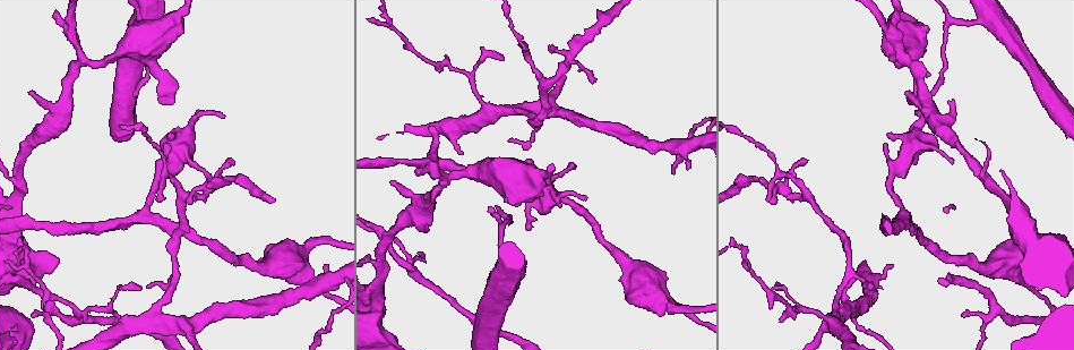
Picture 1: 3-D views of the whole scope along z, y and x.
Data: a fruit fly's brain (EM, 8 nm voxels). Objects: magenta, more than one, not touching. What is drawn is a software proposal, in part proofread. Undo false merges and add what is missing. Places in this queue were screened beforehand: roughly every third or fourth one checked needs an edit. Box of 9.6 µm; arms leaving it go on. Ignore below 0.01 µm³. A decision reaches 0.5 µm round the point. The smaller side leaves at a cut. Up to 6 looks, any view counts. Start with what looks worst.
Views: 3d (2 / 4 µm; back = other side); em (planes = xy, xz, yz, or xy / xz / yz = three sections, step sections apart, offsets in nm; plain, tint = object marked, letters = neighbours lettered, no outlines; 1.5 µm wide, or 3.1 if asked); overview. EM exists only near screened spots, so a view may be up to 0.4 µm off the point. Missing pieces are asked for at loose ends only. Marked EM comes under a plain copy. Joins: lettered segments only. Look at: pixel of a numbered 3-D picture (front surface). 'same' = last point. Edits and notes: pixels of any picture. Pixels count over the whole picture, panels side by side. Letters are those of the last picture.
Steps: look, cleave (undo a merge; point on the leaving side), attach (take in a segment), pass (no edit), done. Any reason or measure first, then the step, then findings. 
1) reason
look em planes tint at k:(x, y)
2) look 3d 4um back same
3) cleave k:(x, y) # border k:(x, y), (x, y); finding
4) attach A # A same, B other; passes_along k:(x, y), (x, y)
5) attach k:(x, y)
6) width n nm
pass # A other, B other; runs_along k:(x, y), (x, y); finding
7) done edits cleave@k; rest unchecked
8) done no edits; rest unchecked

free end
look em xz step 8 tint at 1:(906, 92)

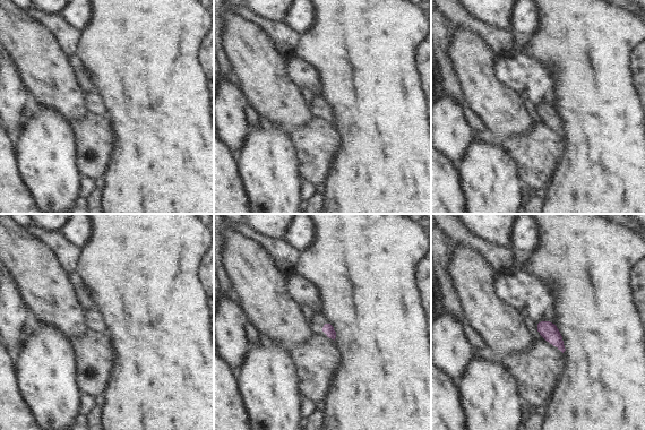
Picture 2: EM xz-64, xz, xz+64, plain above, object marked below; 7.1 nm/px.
look em planes letters same

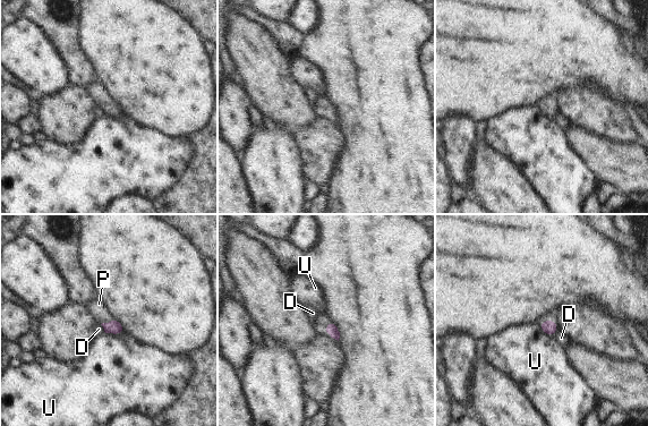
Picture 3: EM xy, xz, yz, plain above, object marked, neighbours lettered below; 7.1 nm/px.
attach P # D other, P same, U other; passes_along 3:(550, 327), (545, 321), (547, 315); it goes on there

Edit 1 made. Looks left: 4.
see it whole again
look overview

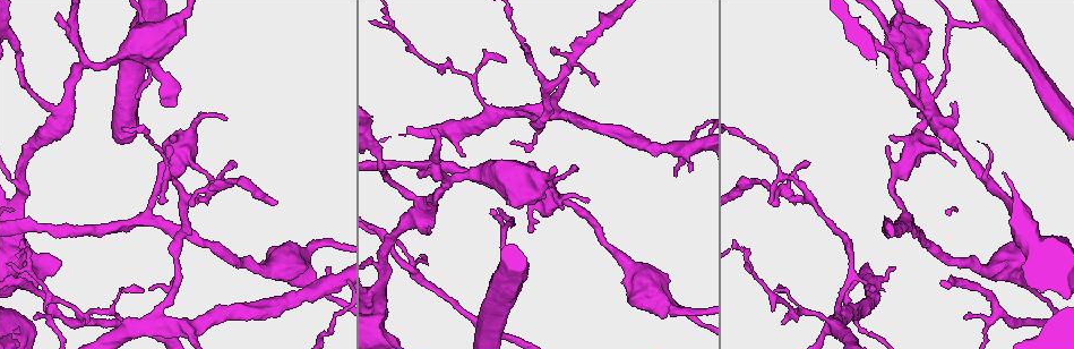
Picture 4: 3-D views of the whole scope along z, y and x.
look em planes letters at 4:(866, 290)

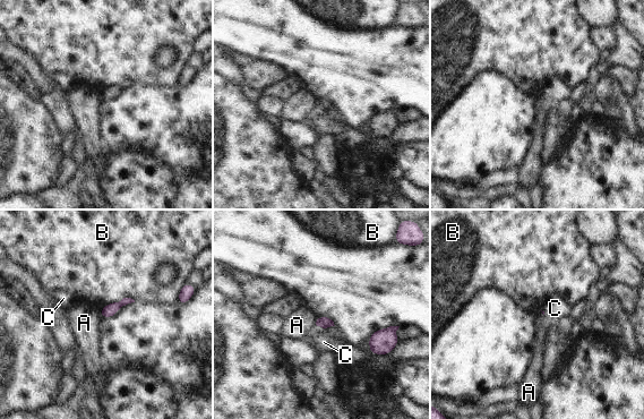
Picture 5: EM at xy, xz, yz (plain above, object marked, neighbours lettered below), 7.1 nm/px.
pass # A other, B other, C other; border 5:(318, 318), (315, 324); none of them fits

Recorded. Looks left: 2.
look 3d 4um at 4:(771, 204)

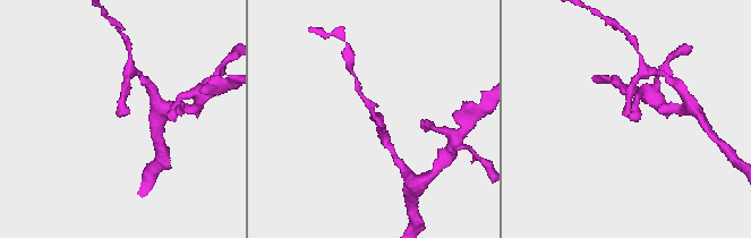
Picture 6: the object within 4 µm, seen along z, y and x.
look em planes letters at 6:(625, 115)

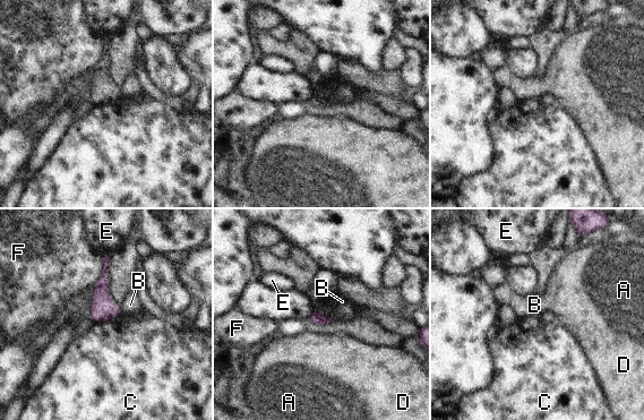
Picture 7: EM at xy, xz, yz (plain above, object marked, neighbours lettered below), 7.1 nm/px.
pass # A other, B other, C other, D other, E other, F other; border 7:(119, 316), (94, 323); none of them fits

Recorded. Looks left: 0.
done edits attach@3; rest unchecked

